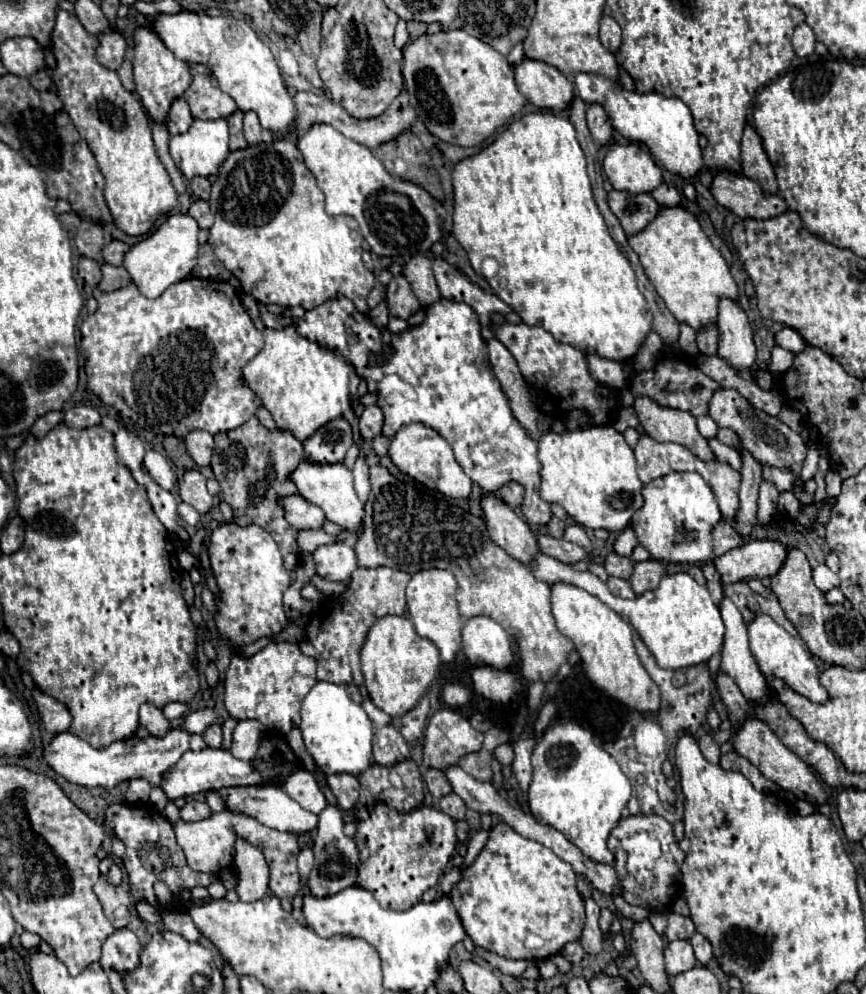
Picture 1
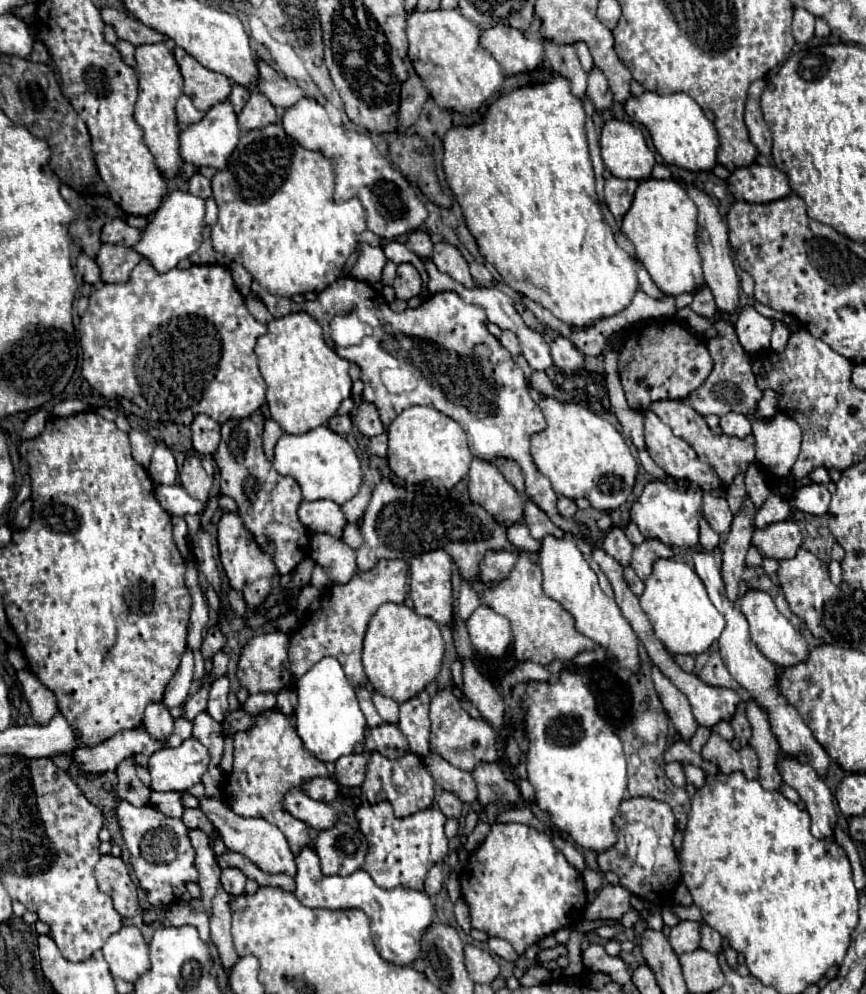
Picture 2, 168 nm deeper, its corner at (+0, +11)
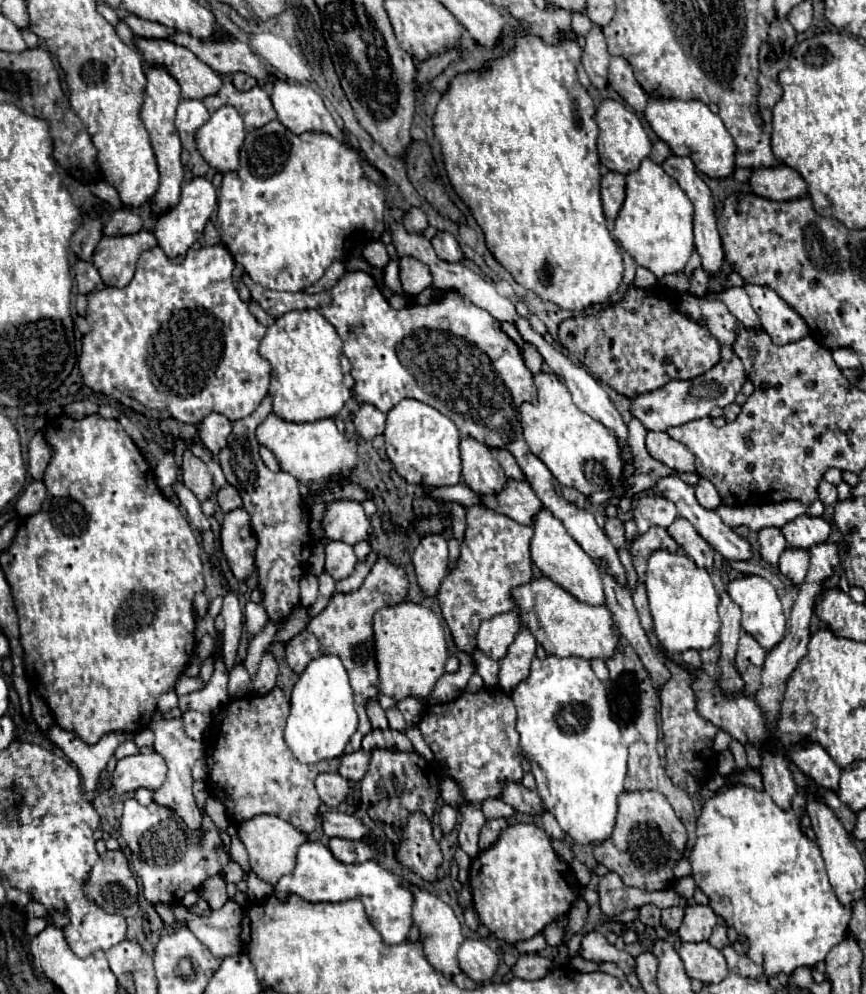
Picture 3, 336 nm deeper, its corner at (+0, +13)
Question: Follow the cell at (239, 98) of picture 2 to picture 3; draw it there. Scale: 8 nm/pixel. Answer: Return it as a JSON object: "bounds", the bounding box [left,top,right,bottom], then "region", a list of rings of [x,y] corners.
{"bounds":[233,73,257,91],"region":[[[235,73],[235,75],[233,75],[233,85],[235,85],[239,91],[249,91],[251,87],[255,87],[255,85],[257,85],[257,81],[255,81],[251,75]]]}

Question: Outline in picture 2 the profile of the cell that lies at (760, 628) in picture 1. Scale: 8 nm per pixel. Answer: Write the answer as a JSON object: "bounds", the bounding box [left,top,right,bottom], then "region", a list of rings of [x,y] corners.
{"bounds":[739,589,809,667],"region":[[[755,589],[747,591],[747,595],[743,599],[739,599],[739,609],[743,611],[743,615],[749,621],[749,633],[751,633],[753,643],[769,661],[773,661],[779,667],[793,667],[797,663],[807,661],[807,657],[809,657],[807,641],[791,625],[791,621],[777,611],[773,599],[765,591],[755,591]]]}

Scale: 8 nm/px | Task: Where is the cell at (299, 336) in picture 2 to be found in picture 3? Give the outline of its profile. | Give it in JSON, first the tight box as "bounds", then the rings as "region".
{"bounds":[261,311,352,423],"region":[[[291,311],[279,317],[261,341],[261,355],[271,363],[271,387],[273,395],[273,413],[281,419],[293,423],[311,423],[313,419],[335,417],[352,396],[351,390],[343,384],[343,373],[339,365],[343,341],[339,339],[335,327],[319,311]]]}

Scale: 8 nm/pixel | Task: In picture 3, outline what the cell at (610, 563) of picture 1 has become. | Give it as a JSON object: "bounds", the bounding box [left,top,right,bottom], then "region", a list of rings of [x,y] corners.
{"bounds":[605,517,627,549],"region":[[[607,517],[607,519],[605,519],[605,533],[609,535],[611,543],[613,543],[617,549],[621,549],[621,547],[627,545],[625,533],[623,533],[623,523],[621,523],[617,517]]]}

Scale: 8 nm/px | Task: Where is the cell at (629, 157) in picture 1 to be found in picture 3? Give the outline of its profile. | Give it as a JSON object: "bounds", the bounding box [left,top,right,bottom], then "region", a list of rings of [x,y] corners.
{"bounds":[597,99,651,173],"region":[[[605,99],[597,107],[597,125],[599,125],[599,137],[597,137],[597,149],[599,149],[599,159],[601,163],[617,173],[631,173],[637,171],[643,159],[649,157],[651,153],[651,141],[639,121],[639,117],[629,111],[623,103]]]}

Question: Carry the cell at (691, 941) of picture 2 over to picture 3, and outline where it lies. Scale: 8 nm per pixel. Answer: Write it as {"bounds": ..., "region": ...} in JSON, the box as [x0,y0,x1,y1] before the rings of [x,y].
{"bounds":[679,905,717,941],"region":[[[687,905],[685,919],[679,927],[681,941],[707,941],[711,935],[713,925],[717,923],[717,915],[709,905]]]}

